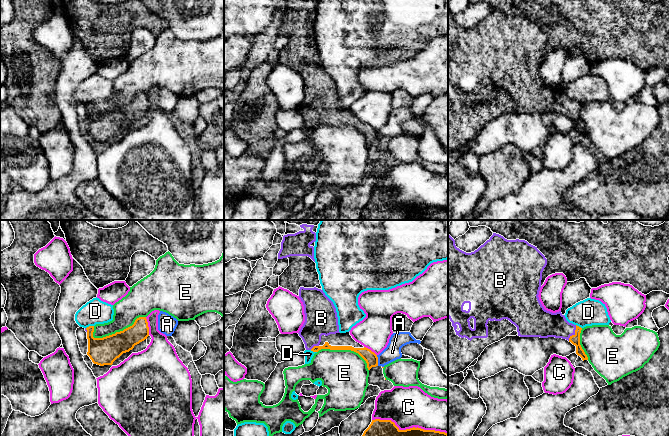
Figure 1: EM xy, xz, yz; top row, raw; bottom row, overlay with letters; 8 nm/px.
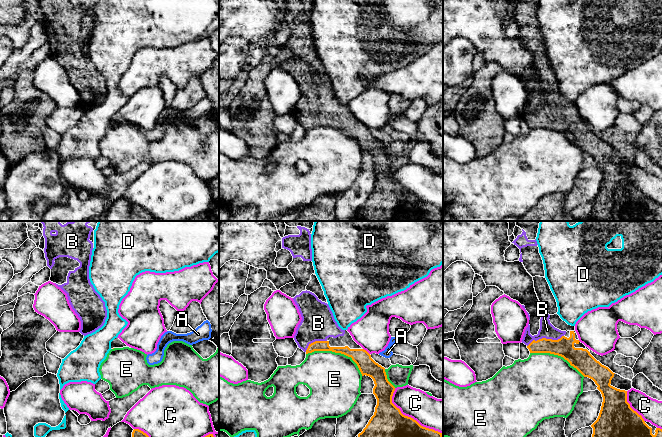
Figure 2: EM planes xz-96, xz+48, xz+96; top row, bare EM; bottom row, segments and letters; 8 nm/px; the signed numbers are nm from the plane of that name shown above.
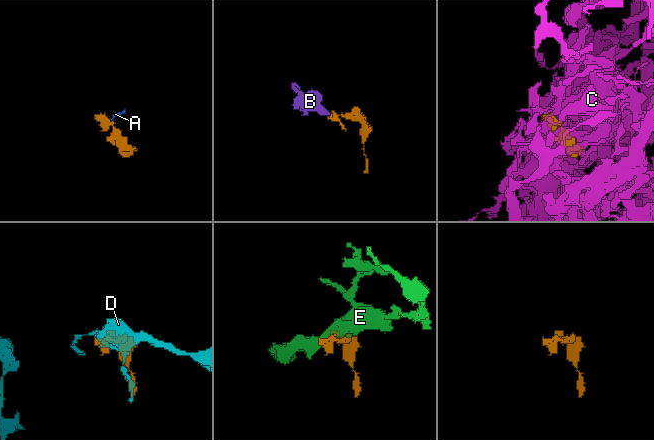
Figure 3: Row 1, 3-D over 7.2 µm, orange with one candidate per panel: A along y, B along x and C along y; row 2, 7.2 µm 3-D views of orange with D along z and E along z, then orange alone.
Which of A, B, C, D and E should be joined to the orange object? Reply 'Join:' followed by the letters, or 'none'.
Join: B

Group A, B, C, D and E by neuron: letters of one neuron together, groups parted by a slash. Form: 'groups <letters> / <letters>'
groups A / B / C / D / E

